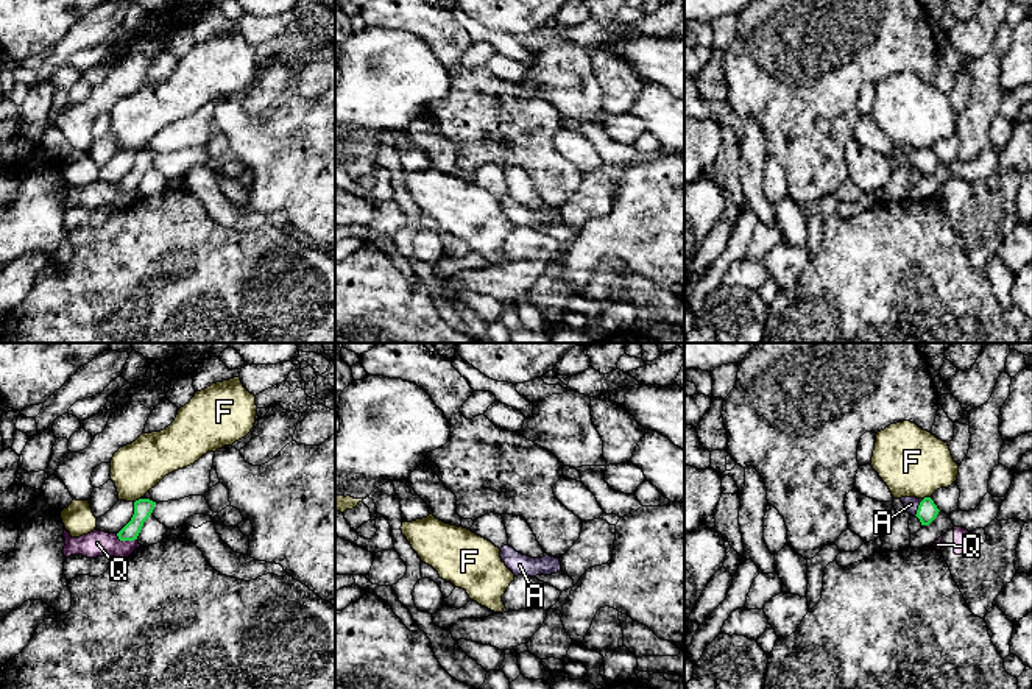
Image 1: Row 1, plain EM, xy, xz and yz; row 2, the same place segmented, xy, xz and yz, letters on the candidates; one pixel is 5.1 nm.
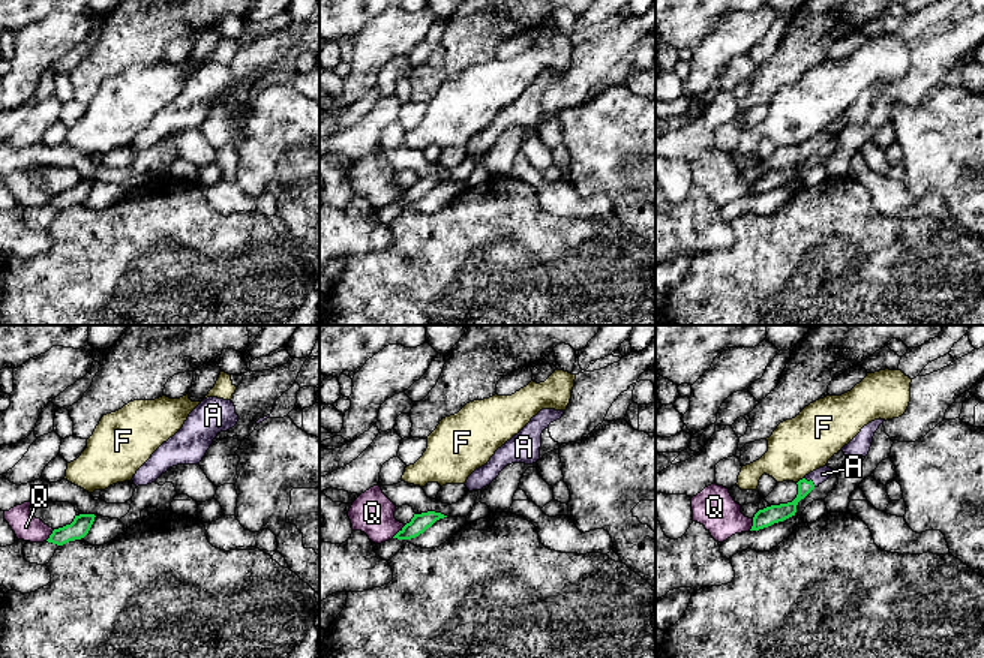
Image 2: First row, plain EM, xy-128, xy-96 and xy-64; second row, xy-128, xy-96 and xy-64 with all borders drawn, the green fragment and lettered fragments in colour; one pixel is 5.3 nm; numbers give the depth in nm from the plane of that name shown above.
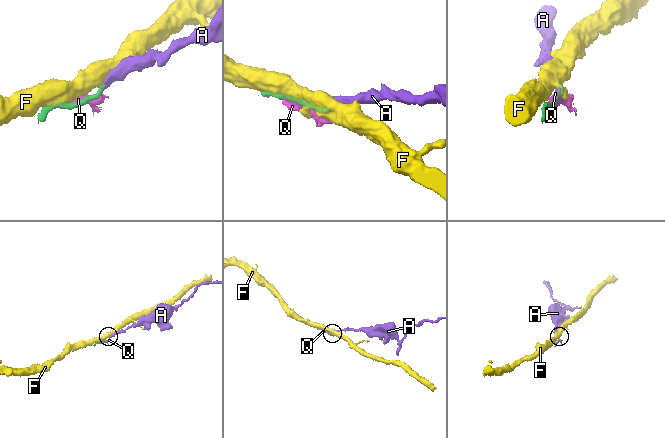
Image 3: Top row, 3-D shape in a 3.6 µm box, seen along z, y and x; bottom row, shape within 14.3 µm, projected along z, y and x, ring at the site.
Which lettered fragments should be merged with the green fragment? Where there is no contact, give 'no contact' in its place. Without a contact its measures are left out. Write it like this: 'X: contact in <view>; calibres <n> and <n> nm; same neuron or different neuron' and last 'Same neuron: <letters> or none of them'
A: contact in yz; calibres 100 and 70 nm; same neuron
F: contact in yz; calibres 100 and 360 nm; different neuron
Q: contact in xy; calibres 100 and 130 nm; different neuron
Same neuron: A

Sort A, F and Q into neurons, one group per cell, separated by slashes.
A / F / Q

